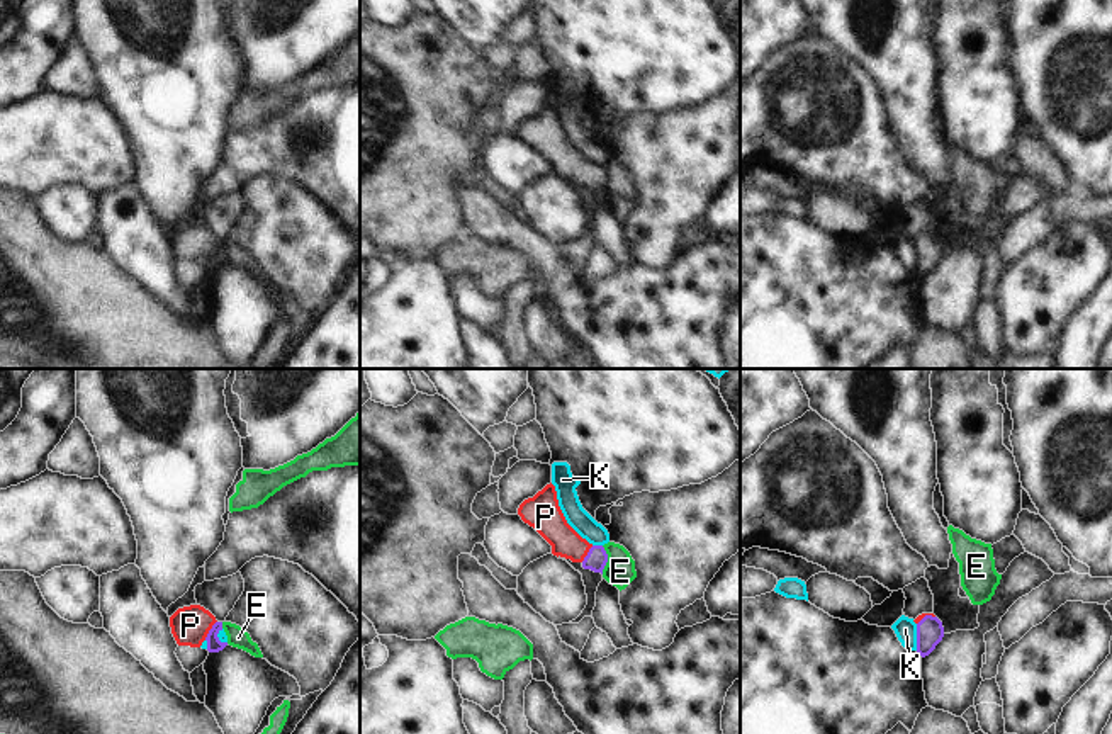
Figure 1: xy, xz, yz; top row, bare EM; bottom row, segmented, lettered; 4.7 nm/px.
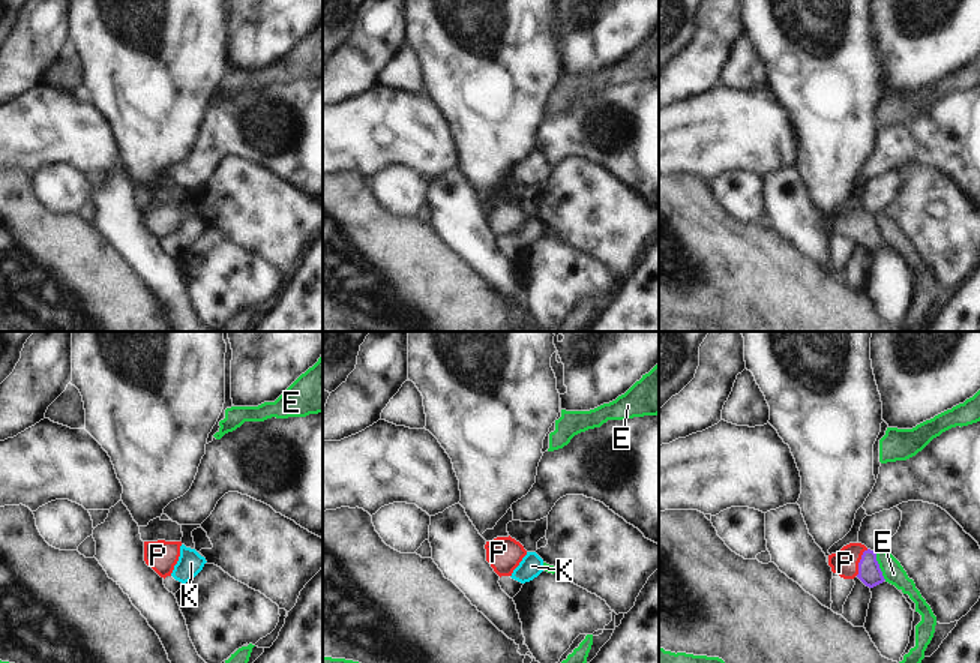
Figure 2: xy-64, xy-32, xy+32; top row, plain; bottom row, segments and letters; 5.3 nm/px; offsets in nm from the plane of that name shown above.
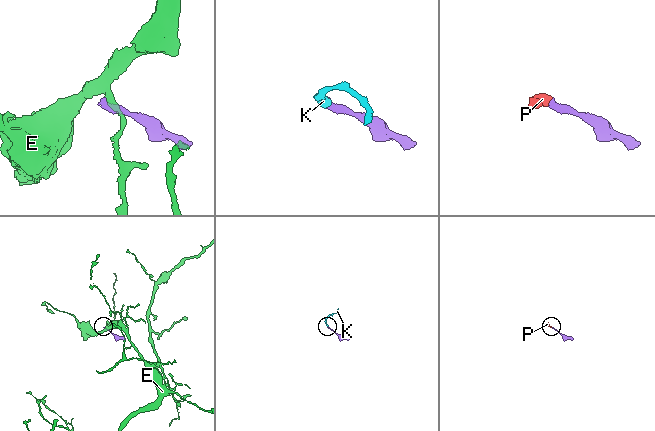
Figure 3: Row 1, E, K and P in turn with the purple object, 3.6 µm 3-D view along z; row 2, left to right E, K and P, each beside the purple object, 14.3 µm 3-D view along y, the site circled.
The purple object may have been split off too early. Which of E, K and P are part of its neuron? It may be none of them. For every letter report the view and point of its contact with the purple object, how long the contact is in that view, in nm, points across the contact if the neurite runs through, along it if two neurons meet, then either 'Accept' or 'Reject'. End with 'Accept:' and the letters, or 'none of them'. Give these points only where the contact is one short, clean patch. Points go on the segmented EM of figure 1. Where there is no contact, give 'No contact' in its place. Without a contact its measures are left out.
E: Touches purple at xz (606, 559). Shared border 140 nm. Boundary: xz (601, 546), (606, 554), (603, 573). Reject
K: Touches purple at yz (917, 638). Shared border 130 nm. Reject
P: Touches purple at xy (209, 631). Shared border 110 nm. Path across: xy (214, 644), (209, 631), (202, 626), (190, 626). Accept
Accept: P.

